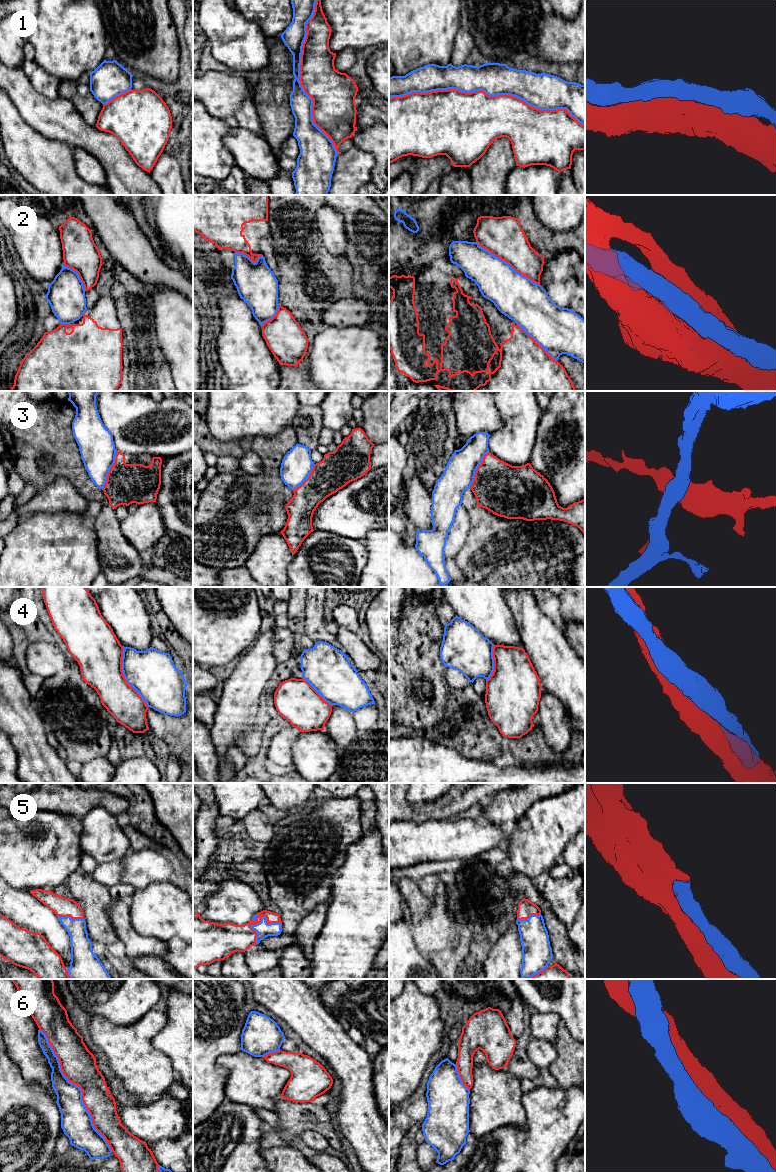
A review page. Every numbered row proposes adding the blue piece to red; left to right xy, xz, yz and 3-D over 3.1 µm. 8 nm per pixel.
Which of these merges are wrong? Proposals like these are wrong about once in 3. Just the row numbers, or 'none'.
2, 3

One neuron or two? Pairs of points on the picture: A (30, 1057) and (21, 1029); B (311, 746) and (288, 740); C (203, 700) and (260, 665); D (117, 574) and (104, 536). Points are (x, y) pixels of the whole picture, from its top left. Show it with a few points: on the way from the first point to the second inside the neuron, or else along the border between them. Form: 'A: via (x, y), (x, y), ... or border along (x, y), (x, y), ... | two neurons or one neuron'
A: via (25, 1050), (21, 1036) | one neuron
B: border along (301, 732), (292, 747), (292, 764) | two neurons
C: border along (217, 703), (214, 721), (210, 726) | two neurons
D: via (129, 569), (134, 564), (116, 548) | one neuron

